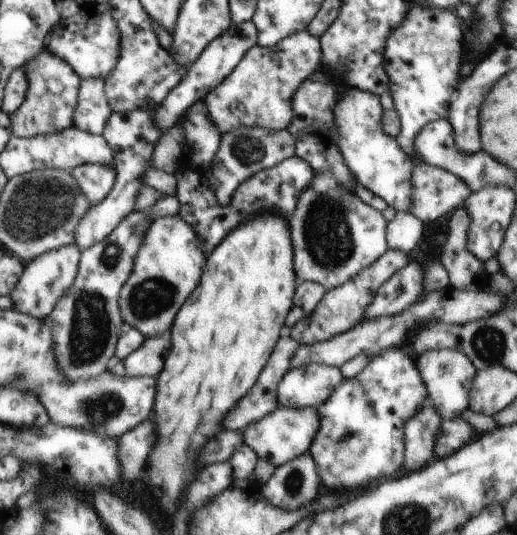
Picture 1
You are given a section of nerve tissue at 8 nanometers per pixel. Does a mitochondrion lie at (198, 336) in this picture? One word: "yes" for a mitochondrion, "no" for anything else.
no

